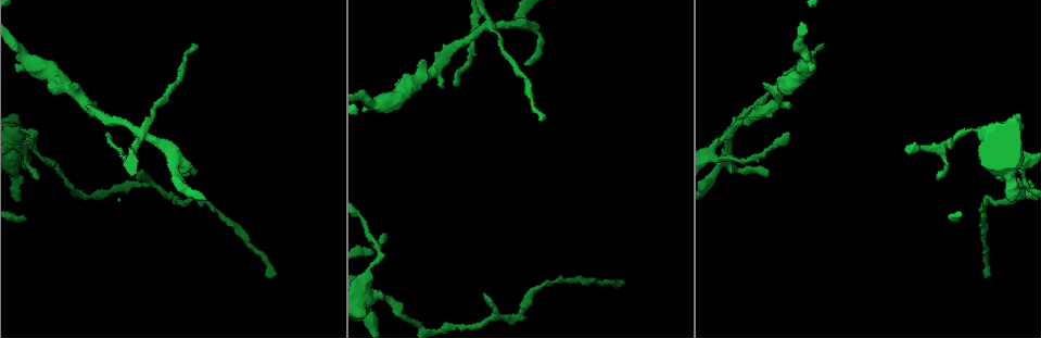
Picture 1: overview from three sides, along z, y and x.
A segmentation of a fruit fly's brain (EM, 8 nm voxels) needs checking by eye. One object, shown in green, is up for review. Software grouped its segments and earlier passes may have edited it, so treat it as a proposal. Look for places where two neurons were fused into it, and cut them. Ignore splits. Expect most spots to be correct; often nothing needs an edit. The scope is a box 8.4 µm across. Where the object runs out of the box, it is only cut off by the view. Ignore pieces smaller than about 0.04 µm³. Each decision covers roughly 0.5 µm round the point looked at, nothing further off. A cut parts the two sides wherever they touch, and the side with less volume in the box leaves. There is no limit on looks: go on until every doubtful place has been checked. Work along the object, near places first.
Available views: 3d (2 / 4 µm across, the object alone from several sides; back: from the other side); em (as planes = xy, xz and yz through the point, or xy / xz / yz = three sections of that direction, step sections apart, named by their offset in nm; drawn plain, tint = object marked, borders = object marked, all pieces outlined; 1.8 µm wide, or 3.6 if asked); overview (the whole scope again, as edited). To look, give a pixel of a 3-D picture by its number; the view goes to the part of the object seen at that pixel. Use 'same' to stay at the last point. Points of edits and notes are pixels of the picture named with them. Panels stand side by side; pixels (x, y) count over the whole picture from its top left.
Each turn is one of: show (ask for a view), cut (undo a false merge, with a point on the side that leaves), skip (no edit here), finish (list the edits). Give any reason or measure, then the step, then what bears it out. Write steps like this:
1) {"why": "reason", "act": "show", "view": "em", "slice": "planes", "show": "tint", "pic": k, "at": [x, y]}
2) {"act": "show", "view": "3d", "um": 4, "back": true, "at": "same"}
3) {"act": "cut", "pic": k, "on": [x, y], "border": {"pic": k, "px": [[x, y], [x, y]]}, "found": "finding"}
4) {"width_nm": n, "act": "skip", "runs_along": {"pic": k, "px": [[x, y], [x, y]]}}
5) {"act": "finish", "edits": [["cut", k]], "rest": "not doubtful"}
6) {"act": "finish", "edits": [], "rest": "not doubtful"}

{"act": "show", "view": "em", "um": 3.6, "slice": "yz", "step": 4, "show": "tint", "pic": 1, "at": [22, 139]}

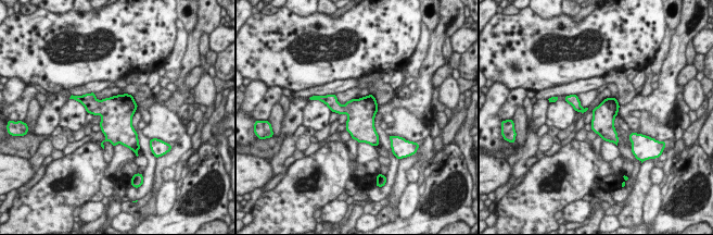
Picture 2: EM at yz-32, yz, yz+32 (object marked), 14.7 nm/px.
{"width_nm": 340, "act": "skip", "found": "continuous, no second neuron"}

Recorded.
{"why": "thick turns thin", "act": "show", "view": "em", "um": 3.6, "slice": "planes", "show": "tint", "pic": 1, "at": [967, 132]}

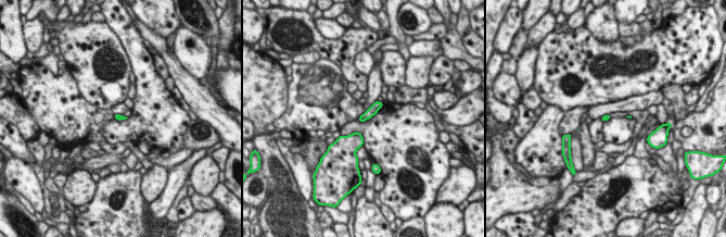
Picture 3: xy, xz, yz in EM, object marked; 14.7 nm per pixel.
{"act": "skip", "runs_along": {"pic": 3, "px": [[380, 104], [361, 120]]}, "found": "continuous, no second neuron"}

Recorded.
{"why": "abrupt turn", "act": "show", "view": "em", "slice": "planes", "show": "tint", "pic": 1, "at": [485, 24]}

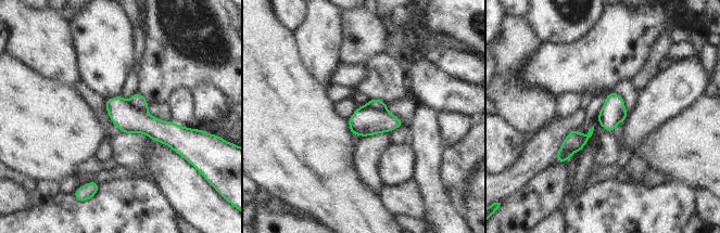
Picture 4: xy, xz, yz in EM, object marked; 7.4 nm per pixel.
{"width_nm": 170, "act": "cut", "pic": 4, "on": [373, 103], "border": {"pic": 4, "px": [[366, 105], [386, 111]]}, "found": "two neurons meet here"}

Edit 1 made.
{"act": "finish", "edits": [["cut", 4]], "rest": "not doubtful"}

